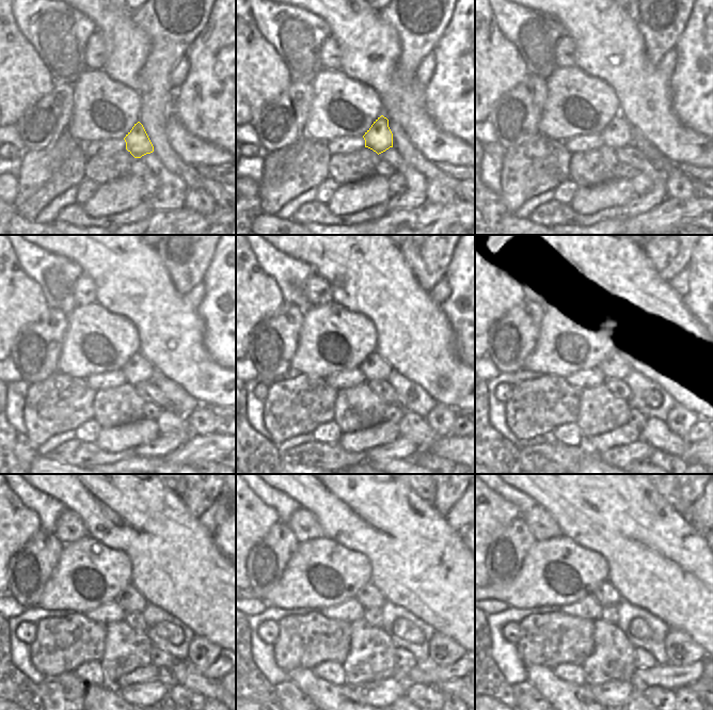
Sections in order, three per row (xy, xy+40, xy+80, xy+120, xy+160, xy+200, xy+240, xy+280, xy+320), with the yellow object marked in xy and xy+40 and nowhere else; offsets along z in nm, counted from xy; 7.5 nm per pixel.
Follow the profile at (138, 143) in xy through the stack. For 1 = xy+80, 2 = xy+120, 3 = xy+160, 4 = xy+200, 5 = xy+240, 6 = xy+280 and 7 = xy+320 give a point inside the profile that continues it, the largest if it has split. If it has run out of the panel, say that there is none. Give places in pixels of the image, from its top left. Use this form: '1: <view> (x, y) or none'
1: xy+80 (617, 133)
2: xy+120 (137, 369)
3: xy+160 (374, 367)
4: xy+200 (612, 365)
5: xy+240 (131, 600)
6: xy+280 (369, 597)
7: xy+320 (605, 595)

